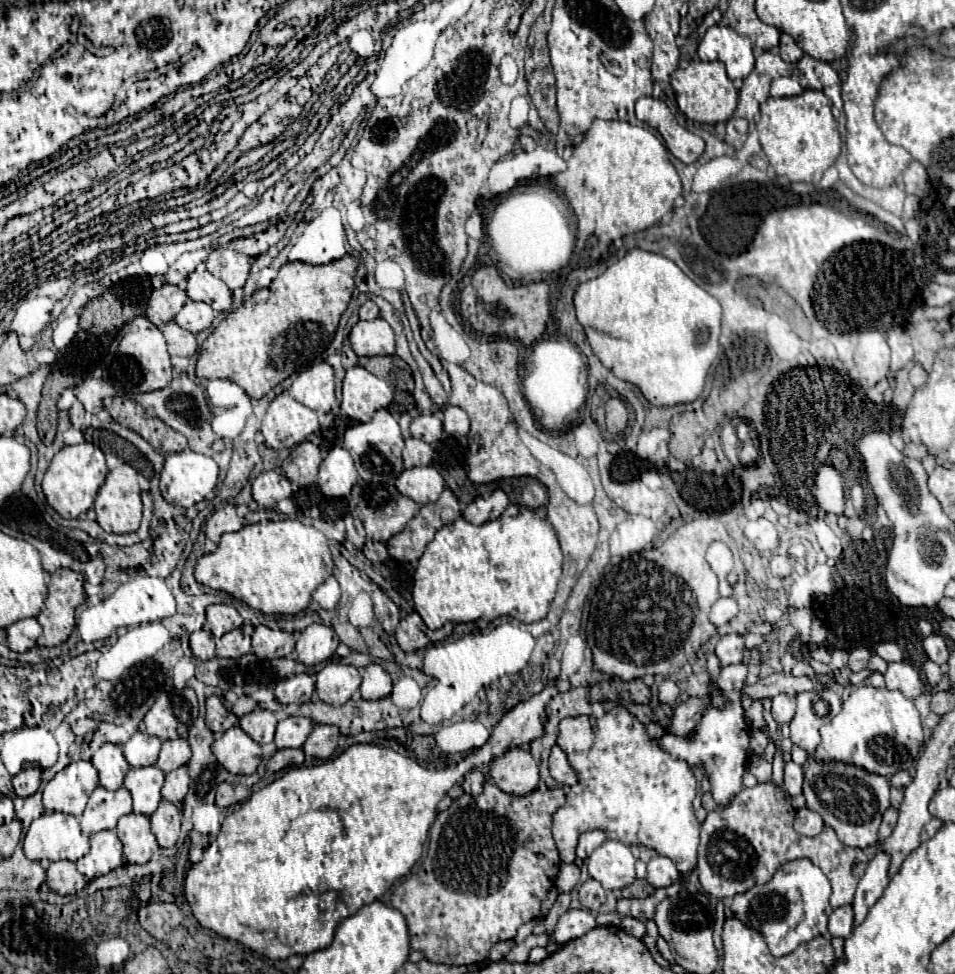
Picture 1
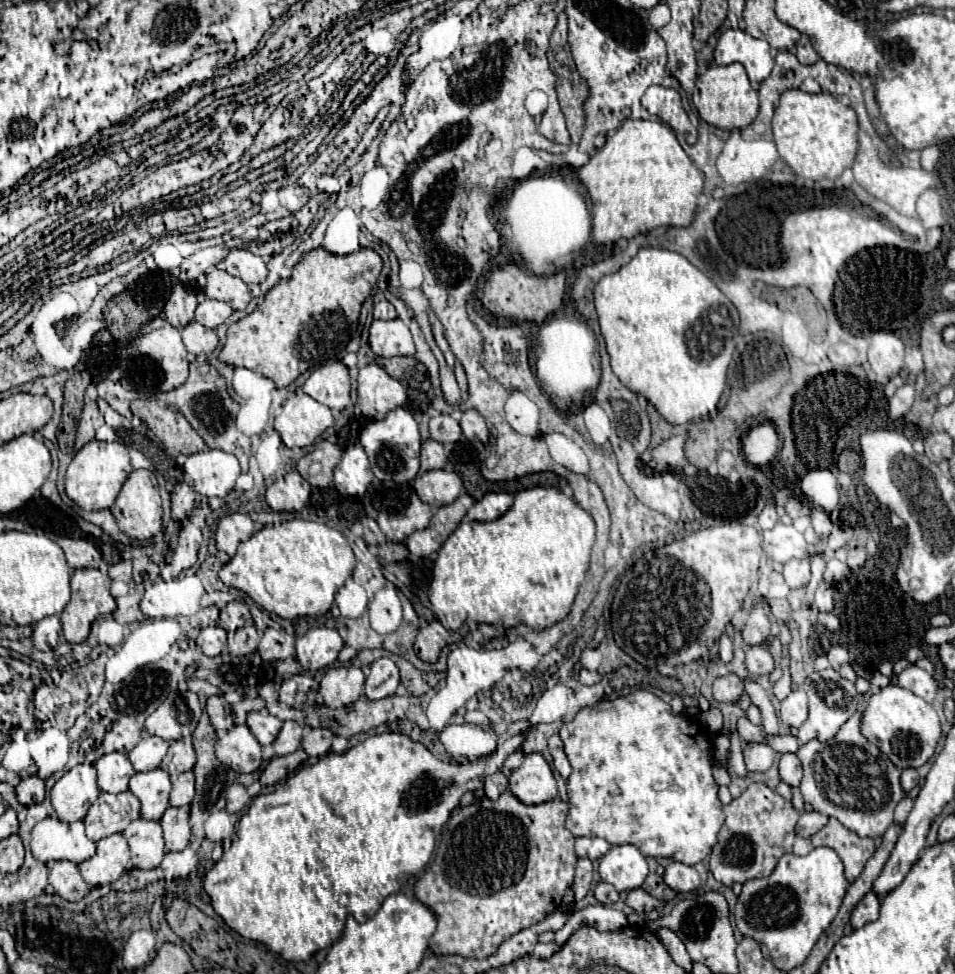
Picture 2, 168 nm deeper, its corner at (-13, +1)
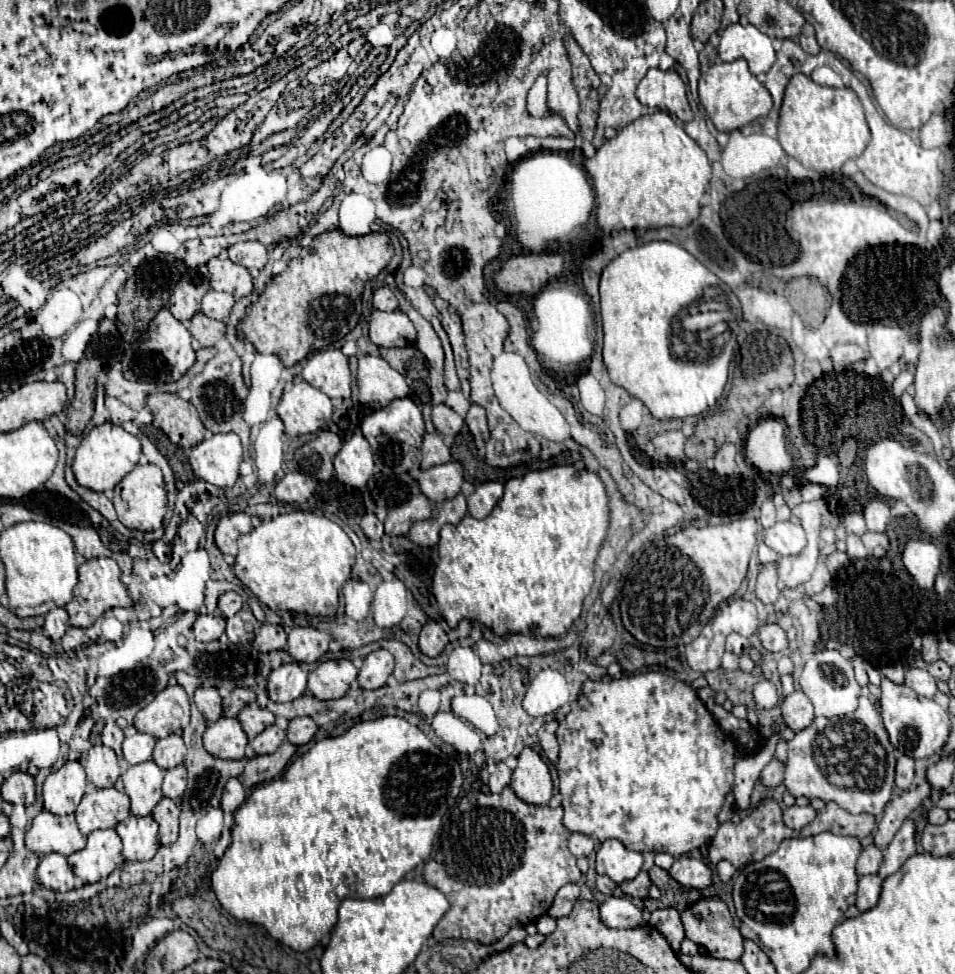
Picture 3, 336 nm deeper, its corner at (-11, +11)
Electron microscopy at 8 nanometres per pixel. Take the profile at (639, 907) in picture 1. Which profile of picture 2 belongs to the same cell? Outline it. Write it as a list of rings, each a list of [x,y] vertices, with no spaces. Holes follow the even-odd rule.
[[[634,889],[634,891],[630,891],[628,897],[626,897],[626,905],[632,907],[636,913],[650,913],[652,909],[660,907],[662,903],[660,903],[656,897],[648,895],[644,889]]]

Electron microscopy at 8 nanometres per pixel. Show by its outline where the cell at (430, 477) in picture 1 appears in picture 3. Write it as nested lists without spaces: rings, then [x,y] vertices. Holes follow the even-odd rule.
[[[458,461],[434,465],[426,471],[420,471],[418,475],[420,491],[434,503],[452,499],[456,493],[460,493],[462,481],[464,481],[464,469]]]

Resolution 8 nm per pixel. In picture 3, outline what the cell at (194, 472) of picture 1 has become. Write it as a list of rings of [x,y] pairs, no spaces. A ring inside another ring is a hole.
[[[218,433],[196,445],[188,461],[194,475],[216,487],[232,487],[238,479],[238,465],[242,461],[240,437],[234,433]]]

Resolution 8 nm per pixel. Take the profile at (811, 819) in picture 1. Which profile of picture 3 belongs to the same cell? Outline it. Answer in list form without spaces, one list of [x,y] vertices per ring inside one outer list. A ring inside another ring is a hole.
[[[806,805],[806,807],[786,807],[784,809],[784,823],[790,827],[790,829],[802,829],[806,827],[808,823],[812,823],[816,817],[816,811],[812,805]]]

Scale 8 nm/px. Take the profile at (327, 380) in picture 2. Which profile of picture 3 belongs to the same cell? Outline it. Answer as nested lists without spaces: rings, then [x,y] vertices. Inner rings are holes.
[[[338,349],[314,353],[314,357],[308,359],[302,369],[302,379],[326,393],[330,399],[350,397],[352,377],[348,369],[348,357]]]

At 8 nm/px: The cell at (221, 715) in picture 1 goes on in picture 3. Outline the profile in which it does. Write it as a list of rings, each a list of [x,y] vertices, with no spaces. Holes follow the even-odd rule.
[[[200,687],[194,693],[194,703],[208,723],[214,723],[222,717],[222,697],[214,687]]]

